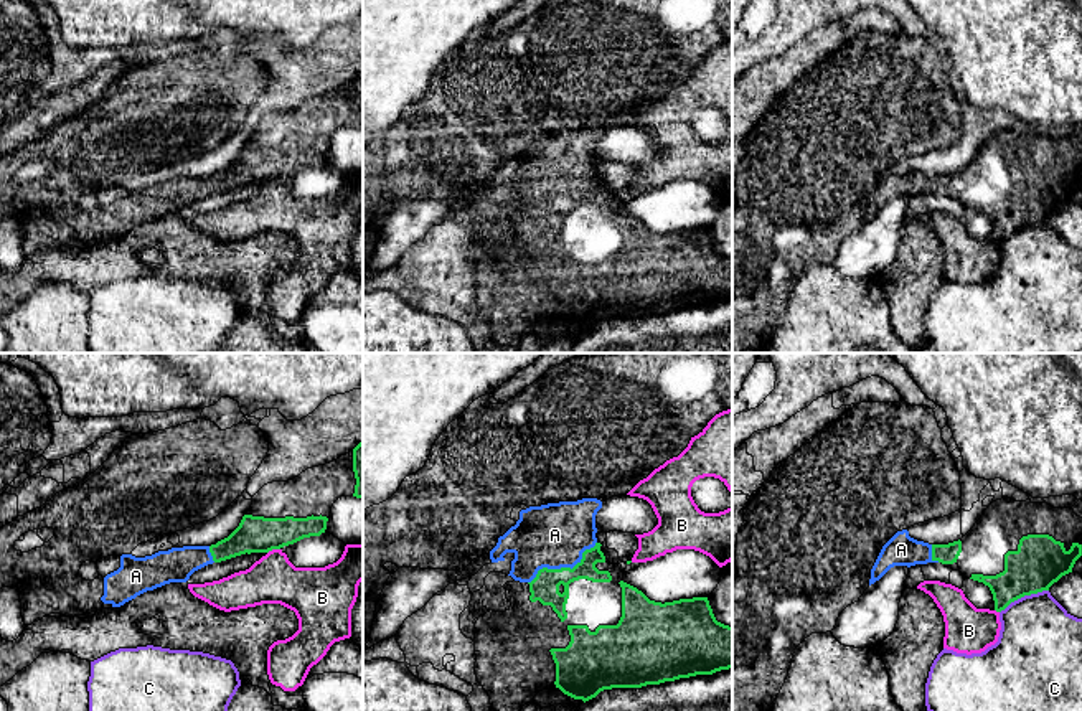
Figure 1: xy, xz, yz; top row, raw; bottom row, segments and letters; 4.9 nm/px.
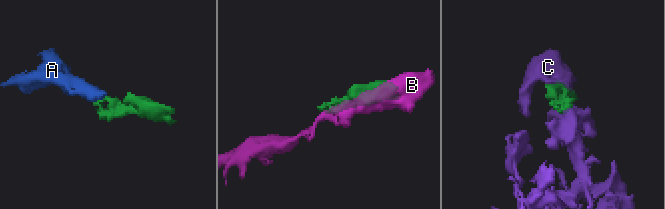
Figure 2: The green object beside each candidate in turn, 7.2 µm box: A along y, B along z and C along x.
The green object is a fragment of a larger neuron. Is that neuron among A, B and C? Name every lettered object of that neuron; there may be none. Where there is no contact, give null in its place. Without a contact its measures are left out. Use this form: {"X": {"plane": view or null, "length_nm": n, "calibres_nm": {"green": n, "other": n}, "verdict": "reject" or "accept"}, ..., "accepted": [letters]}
{"A": {"plane": "xz", "length_nm": 400, "calibres_nm": {"green": 140, "other": 320}, "verdict": "accept"}, "B": {"plane": "xy", "length_nm": 70, "calibres_nm": {"green": 180, "other": 240}, "verdict": "reject"}, "C": {"plane": "yz", "length_nm": 260, "calibres_nm": {"green": 260, "other": 400}, "verdict": "reject"}, "accepted": ["A"]}

